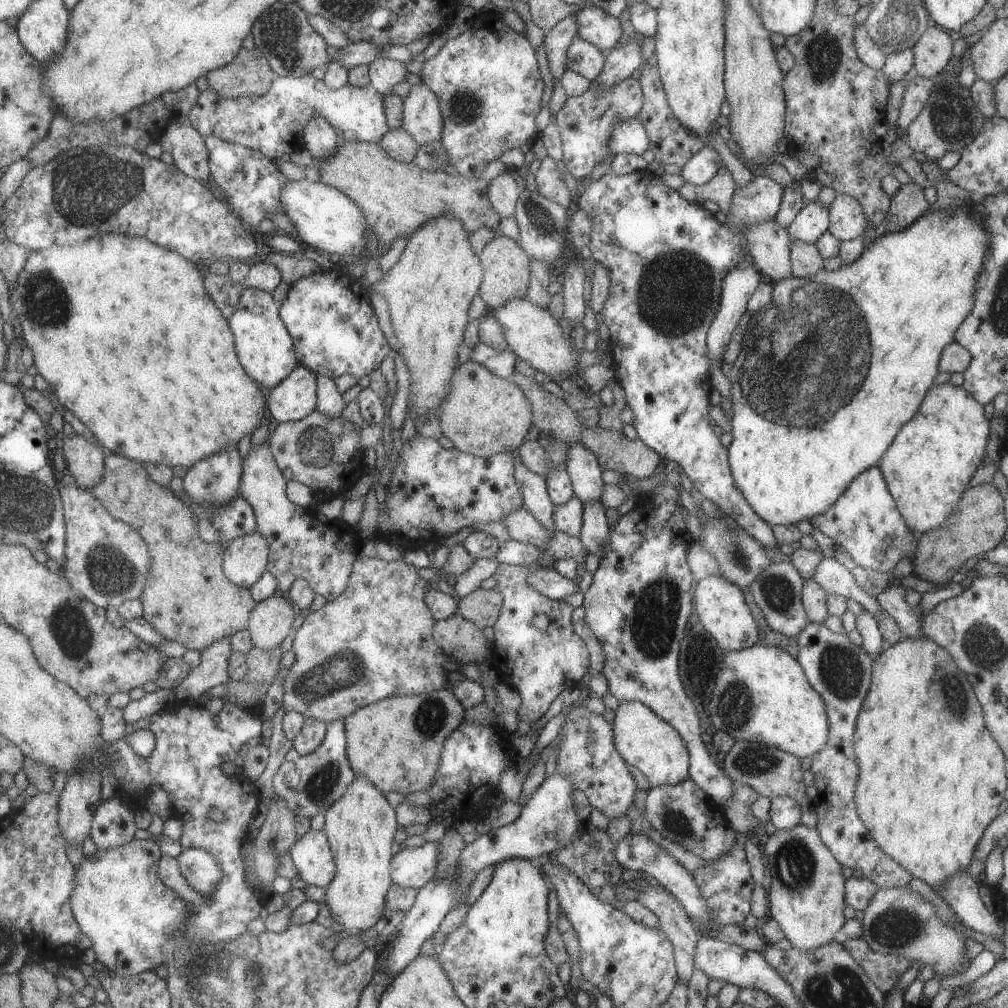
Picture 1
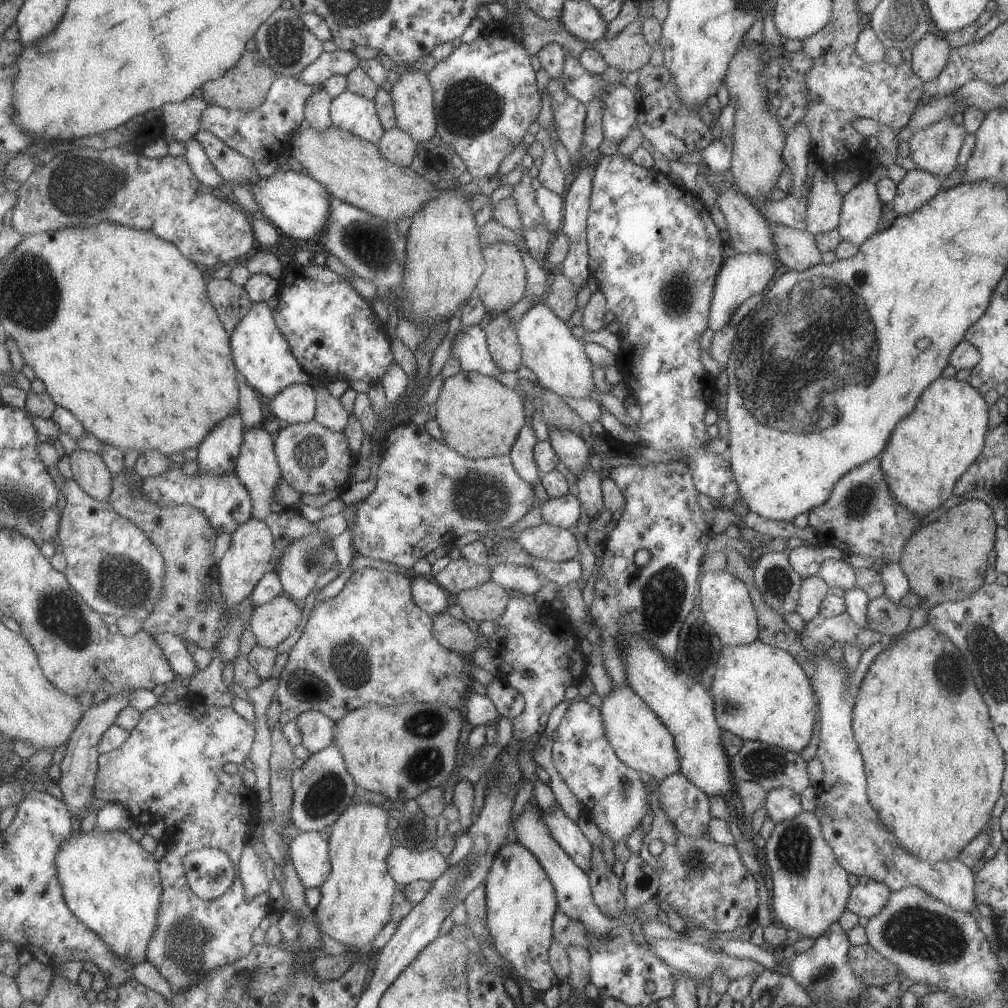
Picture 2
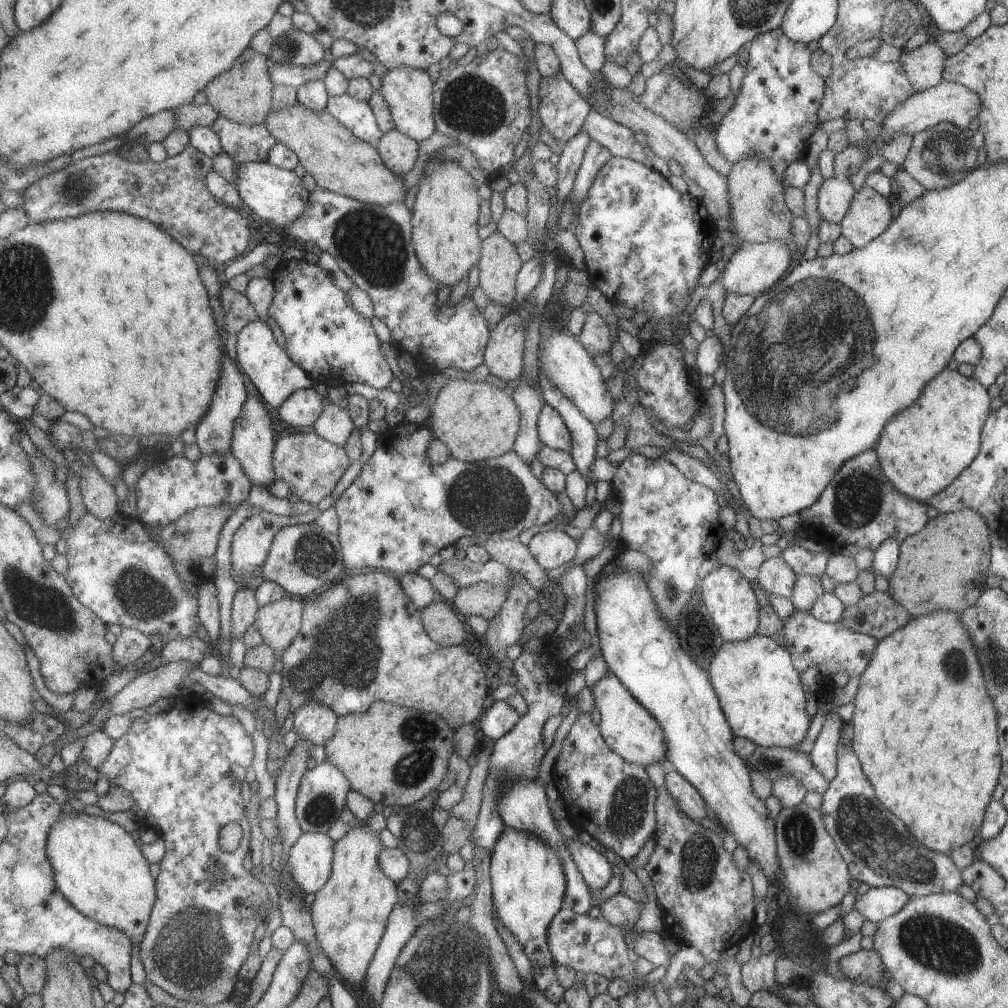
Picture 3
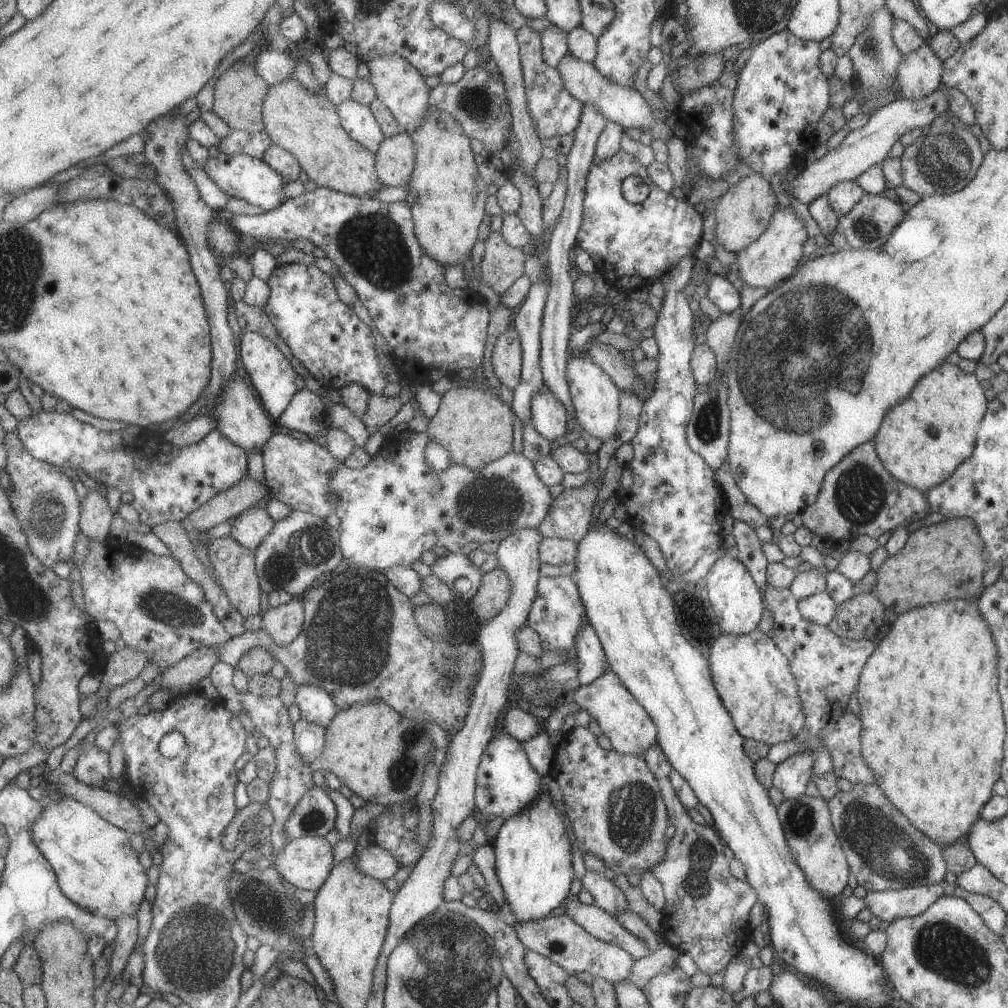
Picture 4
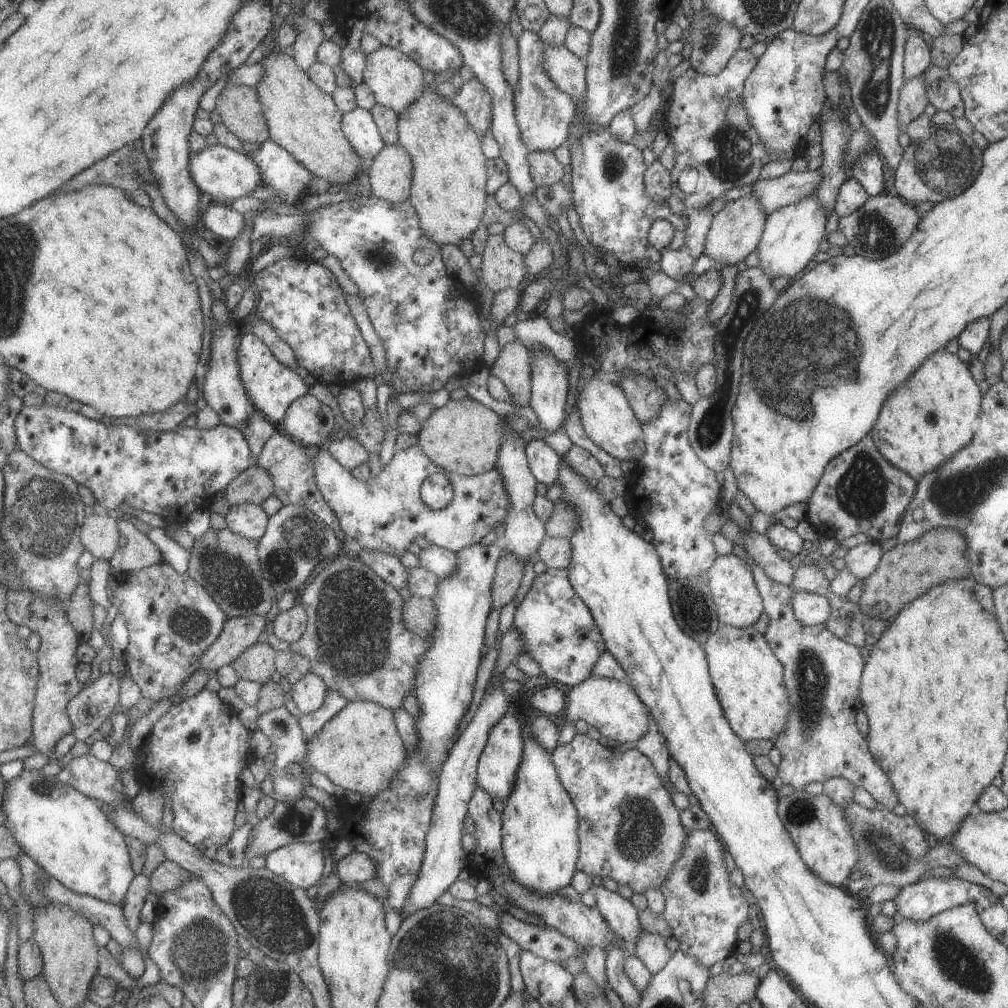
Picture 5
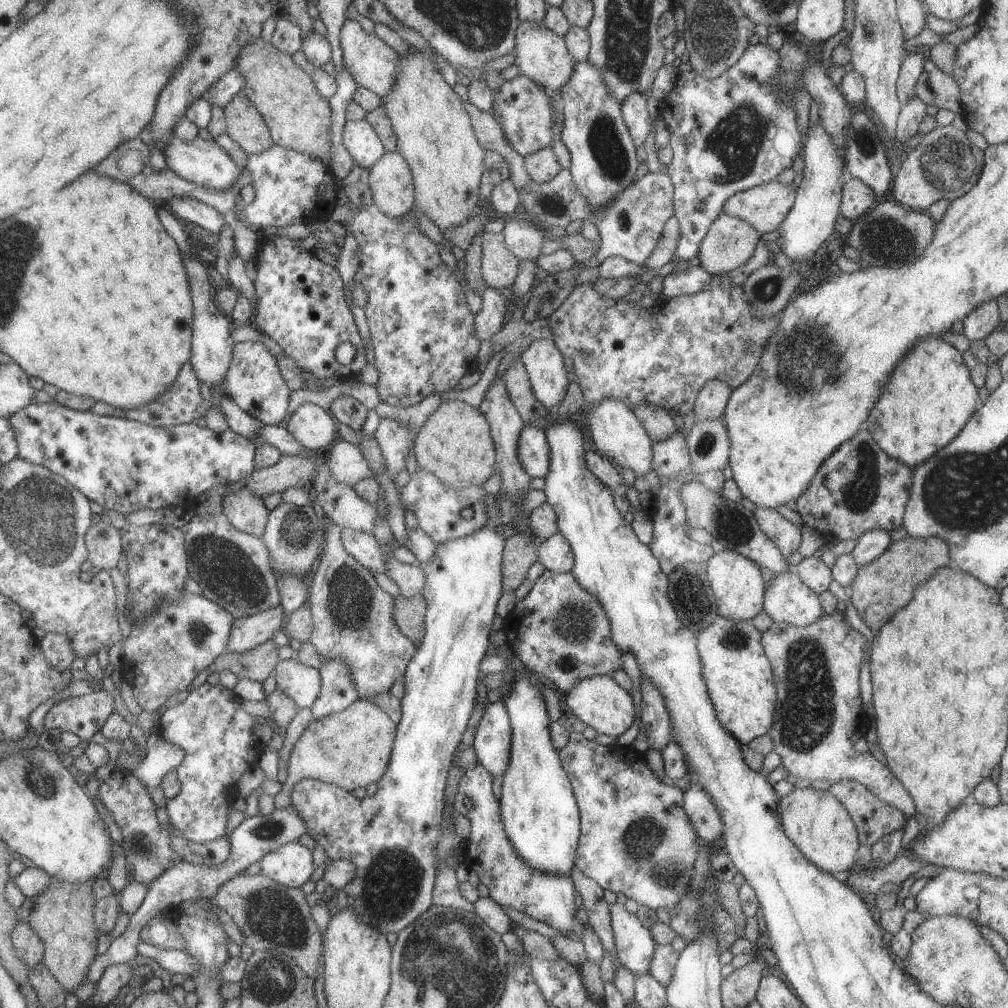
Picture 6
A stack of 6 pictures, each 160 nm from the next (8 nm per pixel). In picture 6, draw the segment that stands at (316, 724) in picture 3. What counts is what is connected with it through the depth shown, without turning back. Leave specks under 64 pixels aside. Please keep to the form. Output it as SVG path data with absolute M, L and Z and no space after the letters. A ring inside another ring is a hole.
M279 659L272 672L276 688L284 692L291 700L295 701L297 708L310 707L320 691L320 674L318 669L301 664L297 659Z

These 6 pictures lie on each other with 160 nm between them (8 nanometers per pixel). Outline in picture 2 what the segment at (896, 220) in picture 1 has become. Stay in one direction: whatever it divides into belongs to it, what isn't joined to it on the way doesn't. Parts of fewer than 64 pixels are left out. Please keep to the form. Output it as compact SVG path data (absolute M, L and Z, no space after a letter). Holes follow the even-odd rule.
M917 169L907 171L896 185L892 200L896 216L916 211L926 200L938 193L941 182L941 178Z

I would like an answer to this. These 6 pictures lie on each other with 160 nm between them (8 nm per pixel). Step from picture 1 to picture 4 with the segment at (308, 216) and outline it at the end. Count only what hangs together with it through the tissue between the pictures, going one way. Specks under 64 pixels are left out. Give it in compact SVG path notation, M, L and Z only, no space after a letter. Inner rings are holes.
M219 152L214 157L209 157L202 169L221 192L262 208L264 212L273 210L286 199L282 190L285 183L279 174L269 168L261 159L244 154L229 156L224 152Z

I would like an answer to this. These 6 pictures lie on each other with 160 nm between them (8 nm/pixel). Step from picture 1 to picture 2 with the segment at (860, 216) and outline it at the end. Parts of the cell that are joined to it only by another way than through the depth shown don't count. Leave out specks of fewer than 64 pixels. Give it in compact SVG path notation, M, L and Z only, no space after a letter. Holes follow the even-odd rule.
M867 179L852 187L842 196L840 217L836 231L843 240L859 246L877 230L881 204L876 193L876 184Z

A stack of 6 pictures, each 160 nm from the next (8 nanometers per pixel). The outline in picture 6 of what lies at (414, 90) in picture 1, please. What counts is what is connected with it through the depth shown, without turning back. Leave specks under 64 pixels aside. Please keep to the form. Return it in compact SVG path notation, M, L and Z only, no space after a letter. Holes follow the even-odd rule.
M343 21L338 32L344 67L351 78L359 87L374 92L379 98L383 98L387 91L394 85L396 72L398 71L399 55L385 42L381 41L375 33L366 33L358 22Z

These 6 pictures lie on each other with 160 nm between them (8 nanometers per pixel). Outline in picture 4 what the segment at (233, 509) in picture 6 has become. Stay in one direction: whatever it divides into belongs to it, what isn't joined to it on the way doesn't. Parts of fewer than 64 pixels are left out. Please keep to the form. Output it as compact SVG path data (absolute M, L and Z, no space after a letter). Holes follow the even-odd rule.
M249 507L233 517L229 535L238 545L253 551L273 523L264 508Z

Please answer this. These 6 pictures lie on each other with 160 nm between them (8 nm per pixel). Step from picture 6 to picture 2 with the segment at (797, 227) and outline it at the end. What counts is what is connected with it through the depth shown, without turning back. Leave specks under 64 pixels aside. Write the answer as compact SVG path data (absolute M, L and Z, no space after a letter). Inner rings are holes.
M762 252L735 253L722 262L713 285L708 312L708 328L712 331L721 330L728 324L731 313L741 302L747 300L752 294L762 293L769 286L768 283L771 282L775 270L779 267L769 256L770 254Z

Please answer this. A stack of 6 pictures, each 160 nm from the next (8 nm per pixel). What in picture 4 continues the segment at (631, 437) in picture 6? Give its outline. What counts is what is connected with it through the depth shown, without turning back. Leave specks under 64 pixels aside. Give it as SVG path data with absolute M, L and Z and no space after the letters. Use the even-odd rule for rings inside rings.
M574 352L566 362L566 379L570 399L574 410L574 418L582 428L586 437L593 436L602 443L615 438L620 417L619 395L616 384L587 356Z

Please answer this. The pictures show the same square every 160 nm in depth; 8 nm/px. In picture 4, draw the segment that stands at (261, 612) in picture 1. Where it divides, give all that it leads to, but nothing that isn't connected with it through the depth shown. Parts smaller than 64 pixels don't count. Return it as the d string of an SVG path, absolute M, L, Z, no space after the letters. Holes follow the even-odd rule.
M292 598L285 604L269 607L261 617L261 634L276 645L289 644L299 633L304 619L300 598Z

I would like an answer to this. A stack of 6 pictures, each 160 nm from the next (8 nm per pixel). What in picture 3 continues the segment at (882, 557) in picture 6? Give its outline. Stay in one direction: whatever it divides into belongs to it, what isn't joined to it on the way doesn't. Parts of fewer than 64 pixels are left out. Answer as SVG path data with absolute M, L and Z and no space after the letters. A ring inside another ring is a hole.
M971 508L956 512L933 513L922 530L907 536L899 543L897 568L888 578L890 598L901 604L910 617L927 616L931 612L947 610L961 613L986 589L987 570L990 562L990 533L983 516Z

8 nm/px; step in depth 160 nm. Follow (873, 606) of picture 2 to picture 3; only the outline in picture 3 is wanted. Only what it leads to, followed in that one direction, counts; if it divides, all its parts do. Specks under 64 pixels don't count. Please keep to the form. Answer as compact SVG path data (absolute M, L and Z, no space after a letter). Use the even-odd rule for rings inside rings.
M874 591L853 606L845 607L840 622L851 632L871 636L879 642L907 624L910 618L889 593Z

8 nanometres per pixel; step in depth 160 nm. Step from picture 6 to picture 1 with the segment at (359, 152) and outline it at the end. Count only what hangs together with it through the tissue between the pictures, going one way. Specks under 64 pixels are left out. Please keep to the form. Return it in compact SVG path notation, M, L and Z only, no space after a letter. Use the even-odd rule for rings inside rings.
M275 76L268 91L256 97L219 98L207 88L198 94L188 112L188 122L202 136L216 136L221 140L260 152L272 161L299 150L301 133L305 123L313 116L321 115L335 129L338 140L378 143L390 129L386 123L383 99L370 84L359 88L349 84L337 90L325 86L313 76Z

